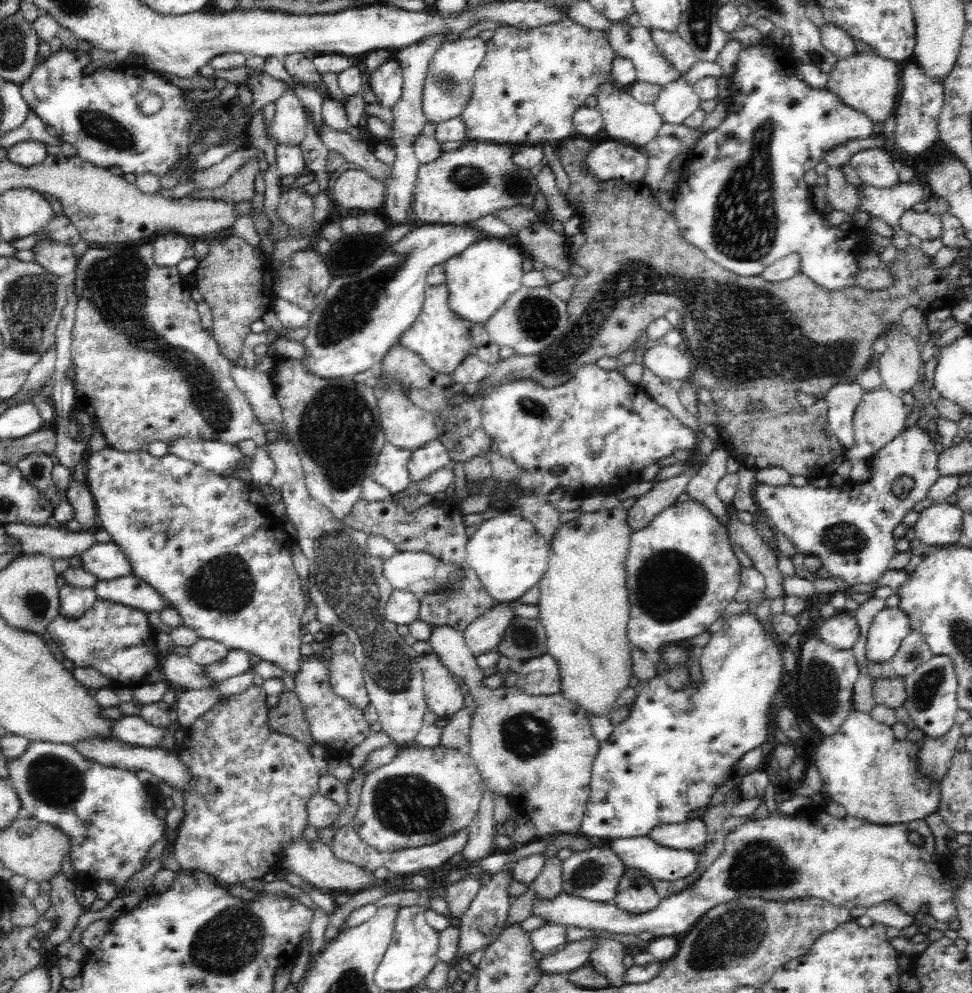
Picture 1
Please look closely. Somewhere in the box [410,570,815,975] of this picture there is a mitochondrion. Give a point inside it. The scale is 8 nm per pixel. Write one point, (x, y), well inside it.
(762, 865)

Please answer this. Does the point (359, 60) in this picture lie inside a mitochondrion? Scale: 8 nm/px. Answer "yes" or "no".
no

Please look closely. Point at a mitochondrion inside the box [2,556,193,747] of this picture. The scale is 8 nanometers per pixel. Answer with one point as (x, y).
(37, 601)

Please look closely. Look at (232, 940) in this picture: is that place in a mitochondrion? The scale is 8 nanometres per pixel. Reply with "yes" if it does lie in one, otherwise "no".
yes

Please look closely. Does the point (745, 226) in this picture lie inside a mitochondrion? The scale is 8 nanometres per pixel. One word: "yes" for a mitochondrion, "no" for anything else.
yes

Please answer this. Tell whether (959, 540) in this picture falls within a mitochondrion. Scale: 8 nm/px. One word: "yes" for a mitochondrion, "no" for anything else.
no

